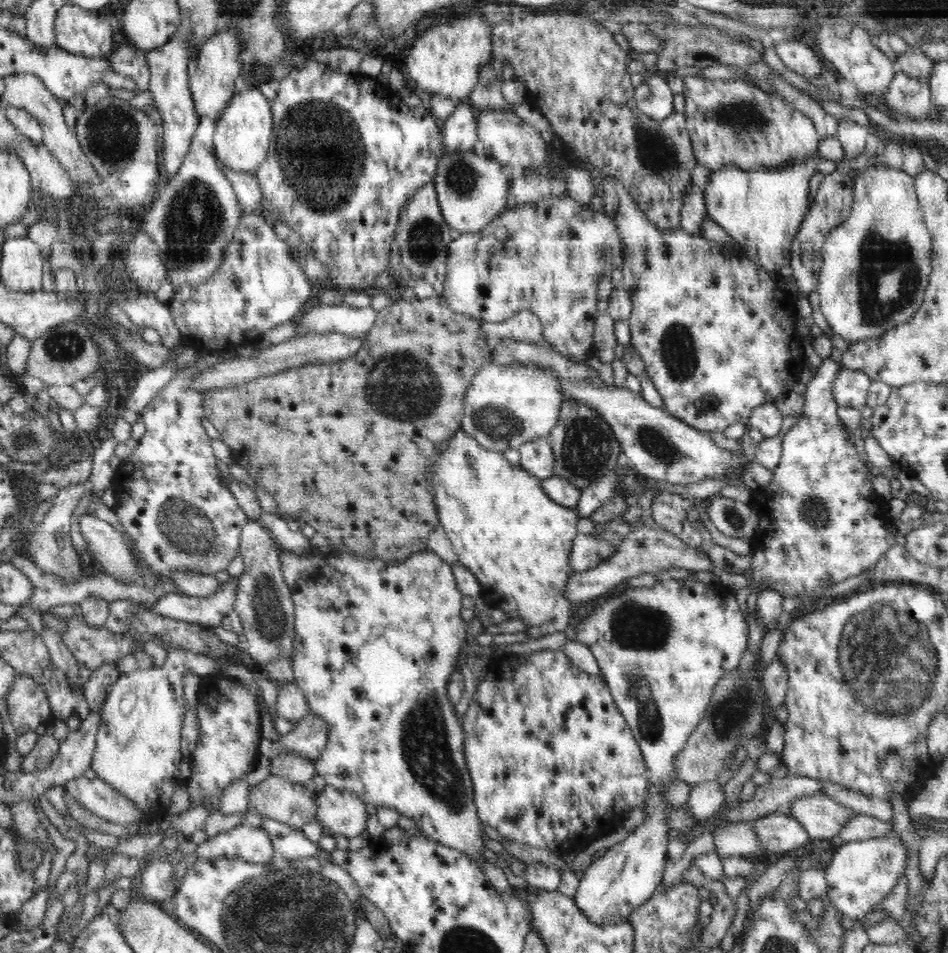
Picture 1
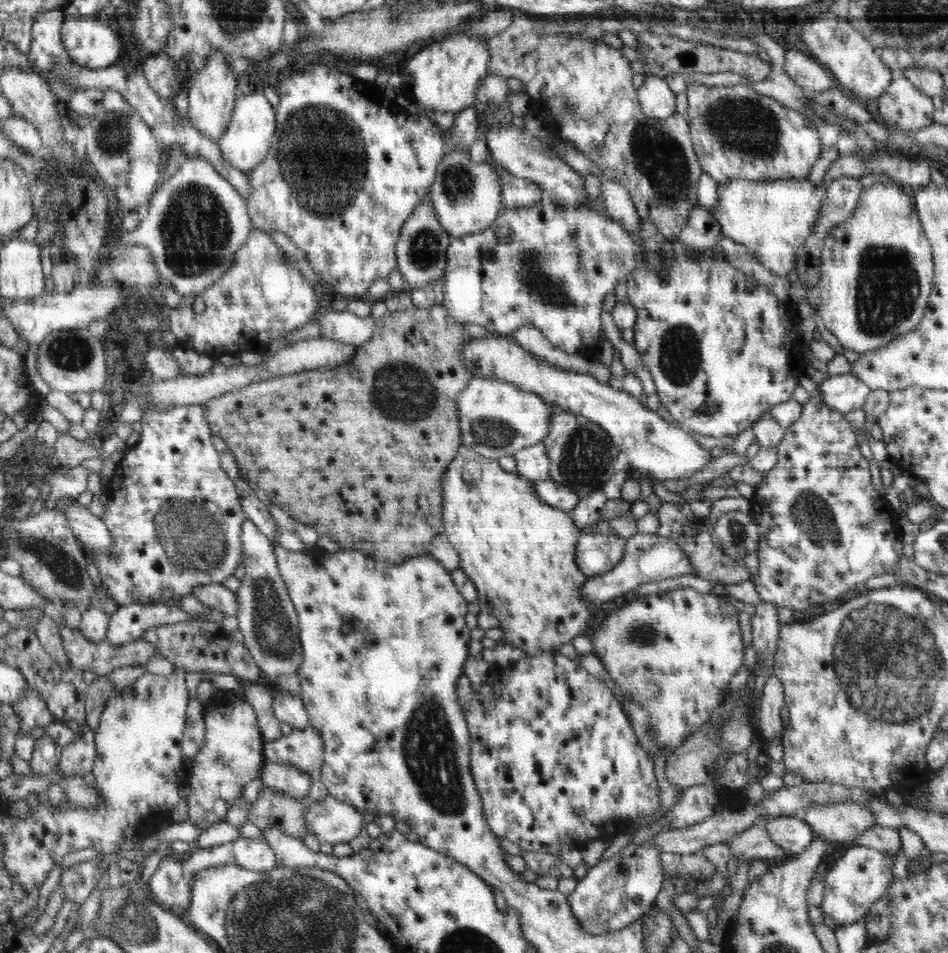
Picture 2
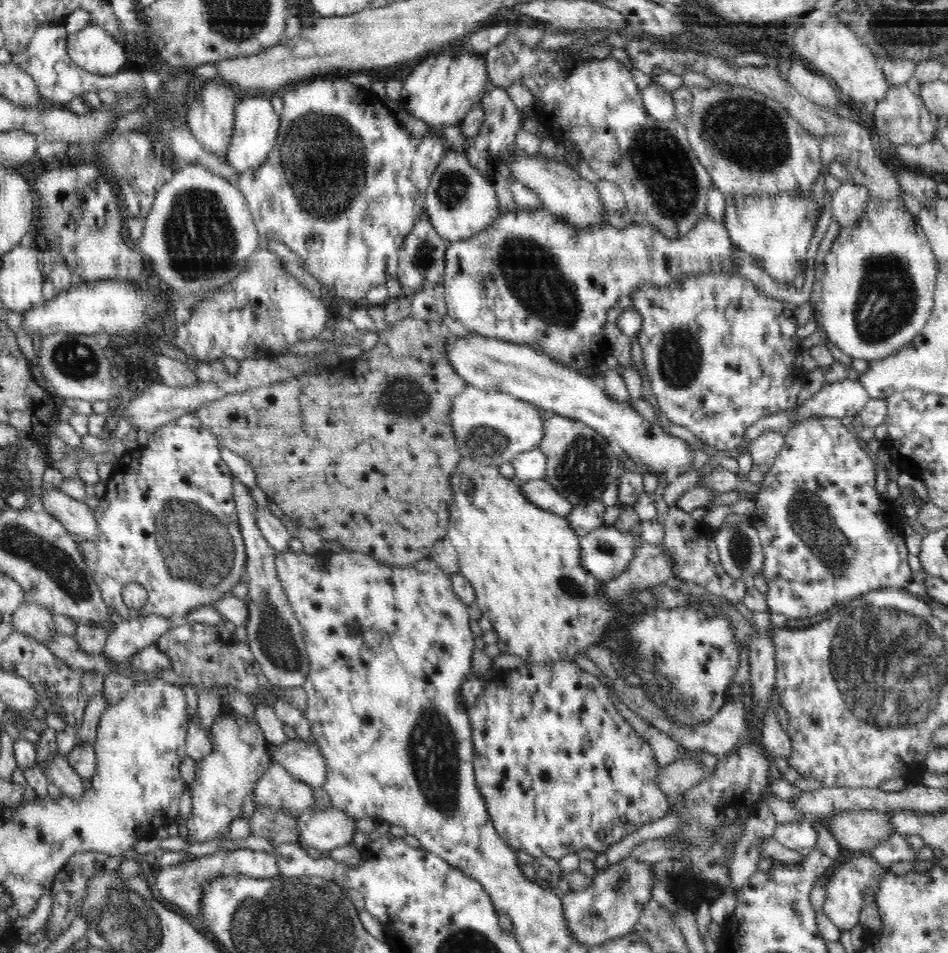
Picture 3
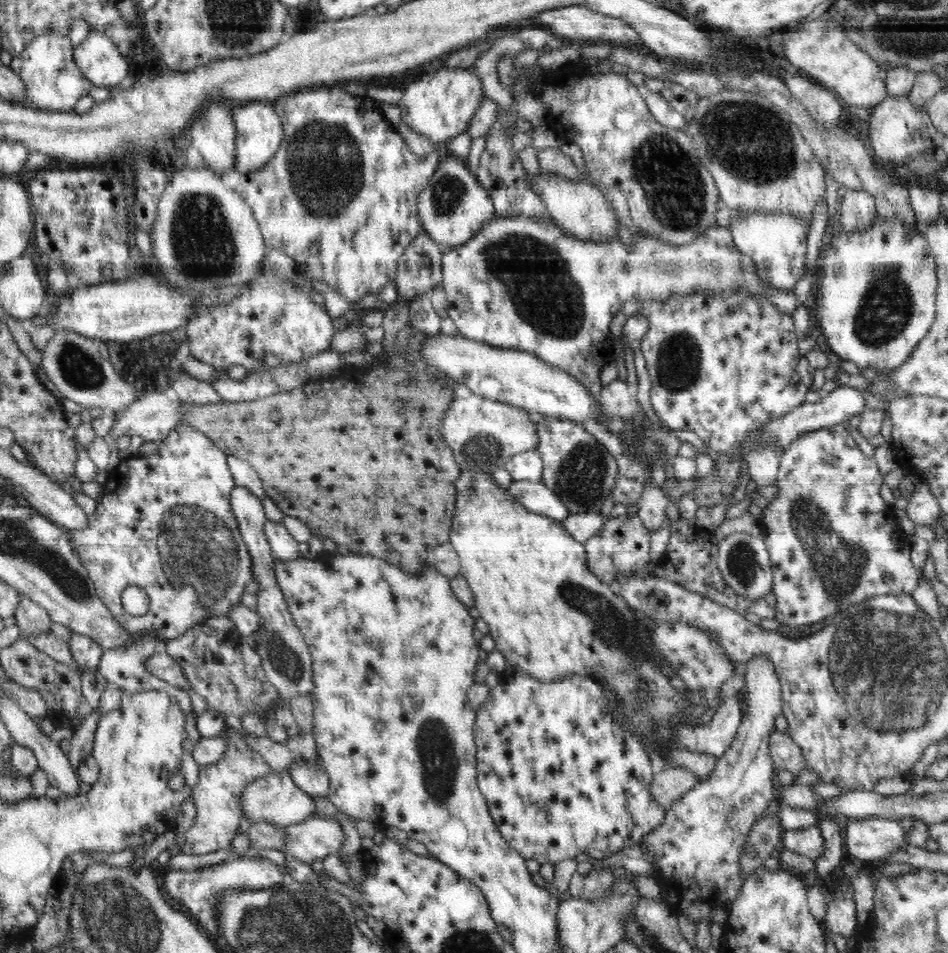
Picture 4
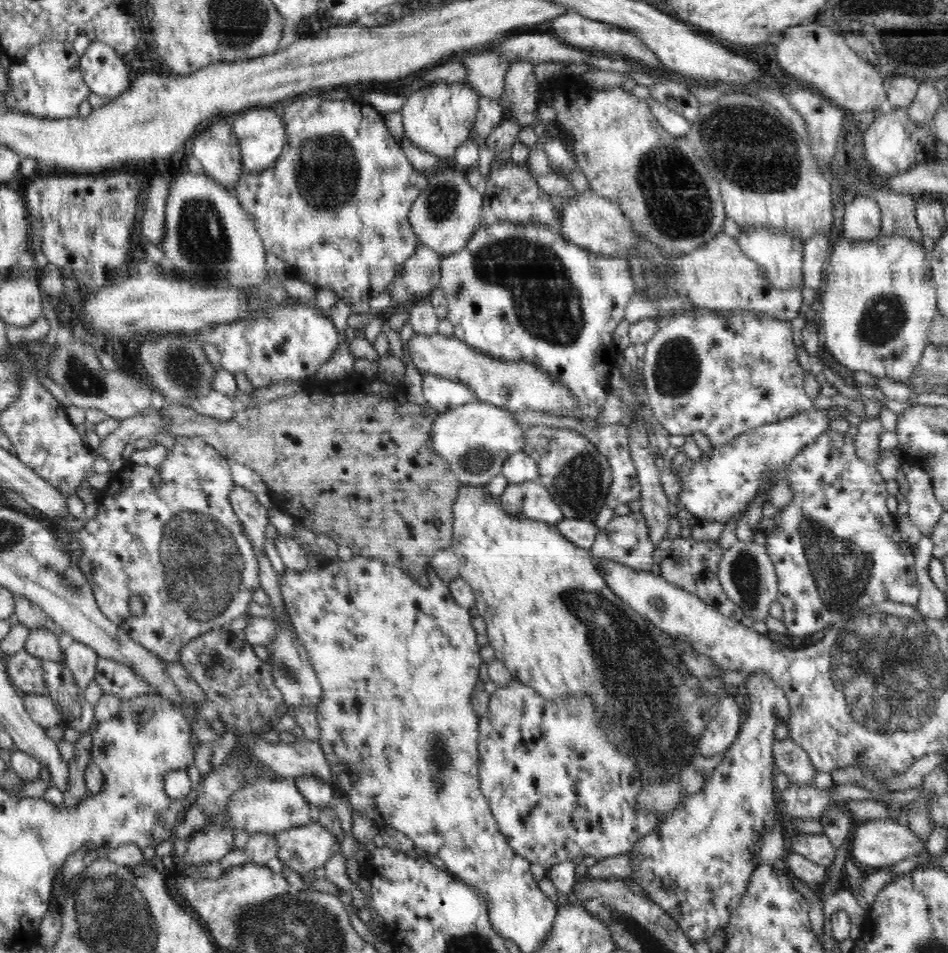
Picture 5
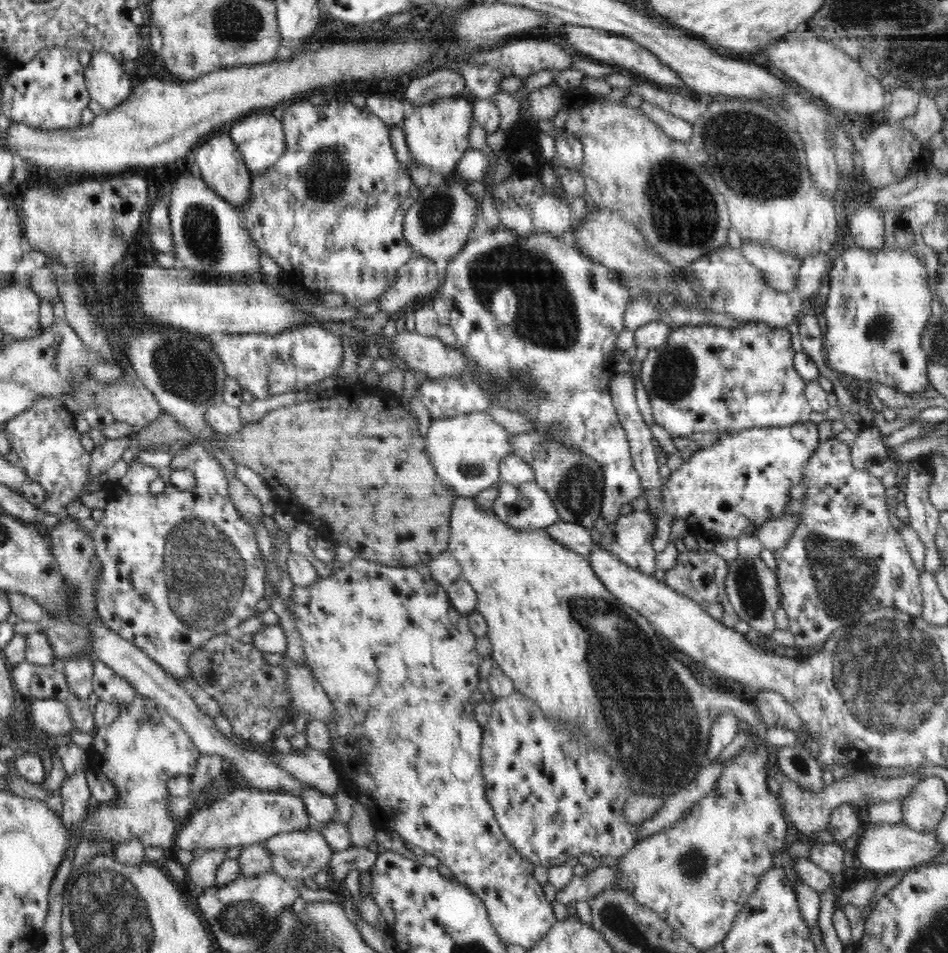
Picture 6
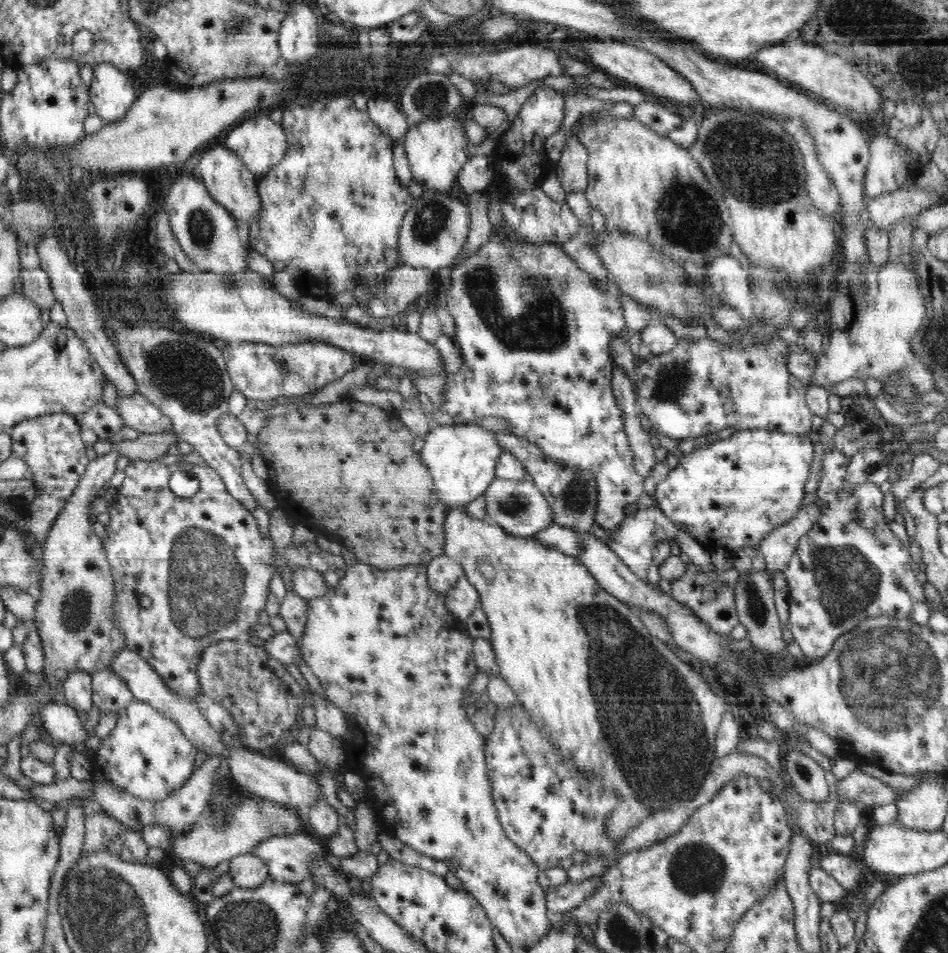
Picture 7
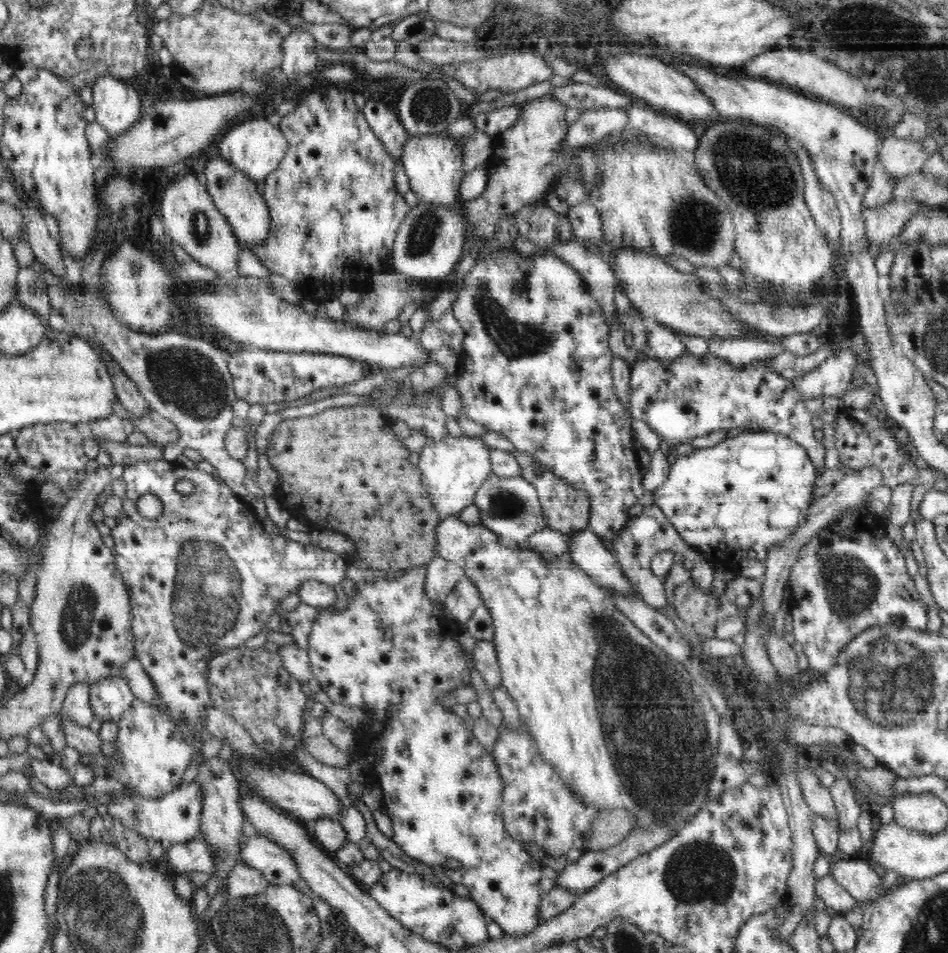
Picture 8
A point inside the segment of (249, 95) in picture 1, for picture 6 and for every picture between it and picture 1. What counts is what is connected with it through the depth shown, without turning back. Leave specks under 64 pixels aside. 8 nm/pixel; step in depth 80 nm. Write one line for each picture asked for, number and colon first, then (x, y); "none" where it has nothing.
2: (245, 143)
3: (256, 127)
4: (259, 130)
5: (260, 133)
6: (260, 138)

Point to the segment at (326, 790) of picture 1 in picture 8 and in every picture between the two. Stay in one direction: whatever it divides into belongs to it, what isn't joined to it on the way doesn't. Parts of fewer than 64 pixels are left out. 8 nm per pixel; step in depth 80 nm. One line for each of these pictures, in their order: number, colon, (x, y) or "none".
2: (332, 821)
3: (327, 829)
4: (316, 837)
5: (305, 848)
6: (297, 855)
7: (289, 858)
8: (278, 867)

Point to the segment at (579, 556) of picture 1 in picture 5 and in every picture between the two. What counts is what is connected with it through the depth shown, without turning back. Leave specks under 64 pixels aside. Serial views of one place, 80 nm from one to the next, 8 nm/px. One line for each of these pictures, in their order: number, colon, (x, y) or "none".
2: (595, 553)
3: (605, 552)
4: (622, 547)
5: (626, 540)

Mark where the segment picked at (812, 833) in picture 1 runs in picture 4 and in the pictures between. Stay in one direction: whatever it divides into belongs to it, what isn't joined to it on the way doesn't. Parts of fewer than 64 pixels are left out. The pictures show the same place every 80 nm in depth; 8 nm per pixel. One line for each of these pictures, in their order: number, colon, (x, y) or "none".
2: (844, 822)
3: (859, 830)
4: (866, 839)

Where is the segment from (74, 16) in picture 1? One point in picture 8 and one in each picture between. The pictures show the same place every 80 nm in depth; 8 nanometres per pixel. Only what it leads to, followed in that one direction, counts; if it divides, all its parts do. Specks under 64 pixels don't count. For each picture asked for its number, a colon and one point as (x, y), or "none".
2: (90, 42)
3: (92, 48)
4: (99, 59)
5: (106, 74)
6: (107, 83)
7: (110, 92)
8: (117, 105)

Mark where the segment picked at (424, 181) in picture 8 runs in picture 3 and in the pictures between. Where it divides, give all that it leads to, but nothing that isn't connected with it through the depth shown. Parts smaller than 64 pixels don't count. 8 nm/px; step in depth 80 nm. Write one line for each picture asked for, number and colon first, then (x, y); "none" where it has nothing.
3: (441, 90)
4: (440, 104)
5: (439, 118)
6: (437, 135)
7: (437, 150)

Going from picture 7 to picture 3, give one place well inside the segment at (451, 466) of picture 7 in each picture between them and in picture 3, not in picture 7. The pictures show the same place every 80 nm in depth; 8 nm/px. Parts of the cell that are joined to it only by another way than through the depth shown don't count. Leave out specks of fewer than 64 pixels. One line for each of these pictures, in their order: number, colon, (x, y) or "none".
3: (492, 426)
4: (484, 434)
5: (476, 438)
6: (466, 450)

